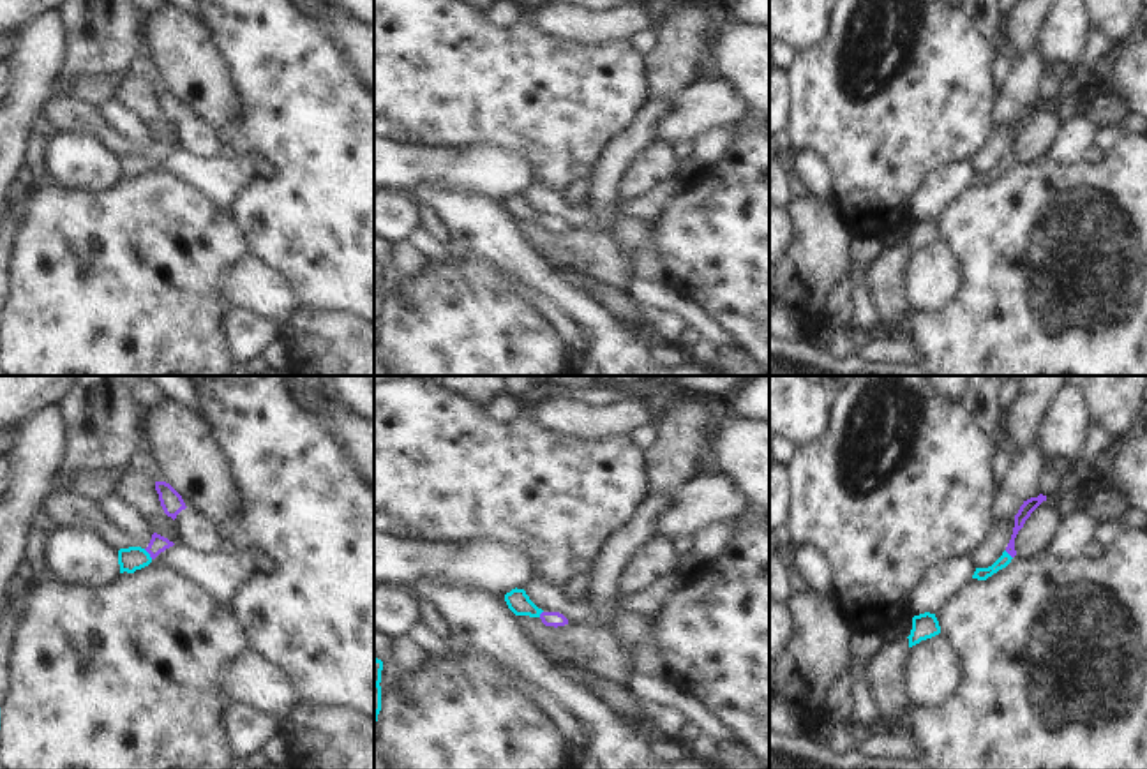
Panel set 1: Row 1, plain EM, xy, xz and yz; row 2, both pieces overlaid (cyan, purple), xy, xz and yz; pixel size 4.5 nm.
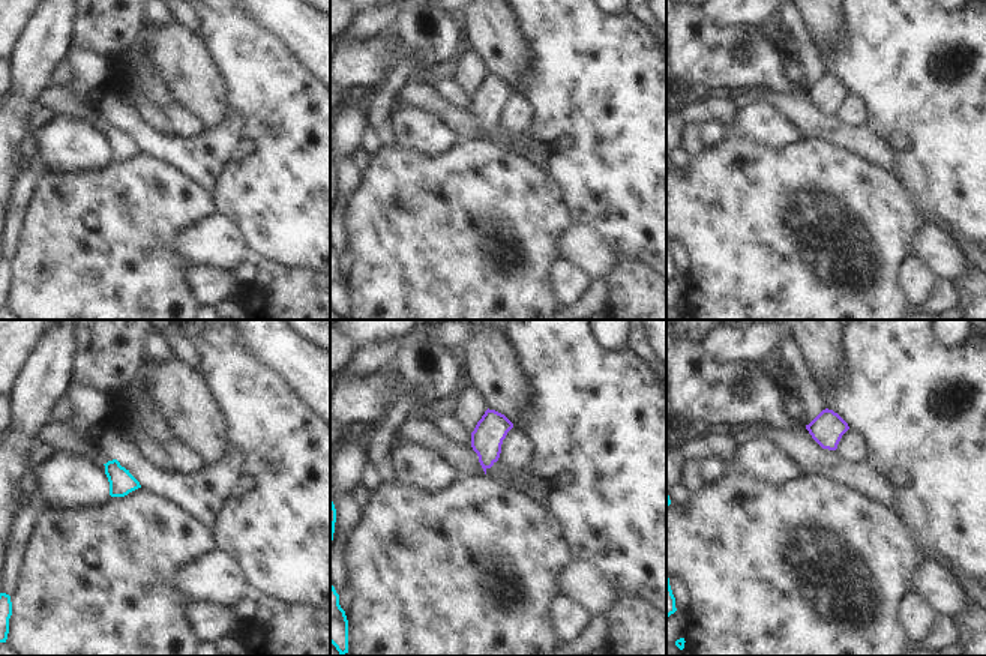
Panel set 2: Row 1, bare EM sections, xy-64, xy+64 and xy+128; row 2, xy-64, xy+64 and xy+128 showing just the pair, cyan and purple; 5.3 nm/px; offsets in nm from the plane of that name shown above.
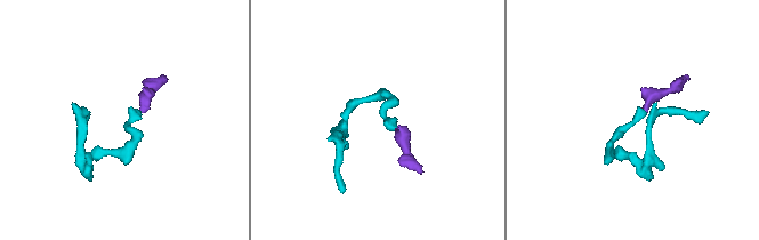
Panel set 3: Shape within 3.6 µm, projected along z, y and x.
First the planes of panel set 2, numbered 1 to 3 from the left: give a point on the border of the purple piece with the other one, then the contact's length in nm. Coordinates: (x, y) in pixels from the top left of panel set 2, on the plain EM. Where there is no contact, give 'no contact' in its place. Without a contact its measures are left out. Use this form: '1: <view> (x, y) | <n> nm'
1: no contact
2: no contact
3: no contact

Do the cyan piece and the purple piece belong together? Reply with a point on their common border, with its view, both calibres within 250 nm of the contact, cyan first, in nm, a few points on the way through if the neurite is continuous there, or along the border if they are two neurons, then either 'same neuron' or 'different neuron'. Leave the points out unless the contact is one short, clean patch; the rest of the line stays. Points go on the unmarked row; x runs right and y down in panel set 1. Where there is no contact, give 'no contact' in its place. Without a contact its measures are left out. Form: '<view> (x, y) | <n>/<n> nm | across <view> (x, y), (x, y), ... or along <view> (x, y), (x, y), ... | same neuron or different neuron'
xy (149, 159) | 110/80 nm | across xy (134, 163), (149, 159), (157, 149) | same neuron

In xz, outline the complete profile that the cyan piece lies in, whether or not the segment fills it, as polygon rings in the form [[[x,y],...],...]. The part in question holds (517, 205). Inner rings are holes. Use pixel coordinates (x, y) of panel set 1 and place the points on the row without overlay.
[[[517,192],[512,194],[510,198],[505,199],[505,206],[515,220],[540,222],[545,231],[554,231],[554,233],[568,229],[568,224],[563,219],[544,217],[542,213],[538,213],[529,205],[524,194]]]

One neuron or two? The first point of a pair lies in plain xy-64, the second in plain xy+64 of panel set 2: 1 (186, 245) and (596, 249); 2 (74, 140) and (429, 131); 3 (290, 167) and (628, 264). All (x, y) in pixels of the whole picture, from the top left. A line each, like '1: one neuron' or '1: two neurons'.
1: one neuron
2: one neuron
3: two neurons

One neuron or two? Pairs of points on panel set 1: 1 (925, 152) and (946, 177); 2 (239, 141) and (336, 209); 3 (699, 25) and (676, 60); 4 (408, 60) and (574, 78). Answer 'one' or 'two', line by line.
1: two
2: one
3: one
4: one

